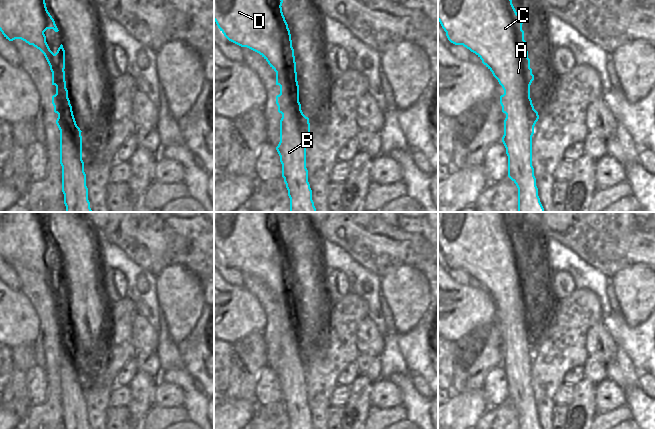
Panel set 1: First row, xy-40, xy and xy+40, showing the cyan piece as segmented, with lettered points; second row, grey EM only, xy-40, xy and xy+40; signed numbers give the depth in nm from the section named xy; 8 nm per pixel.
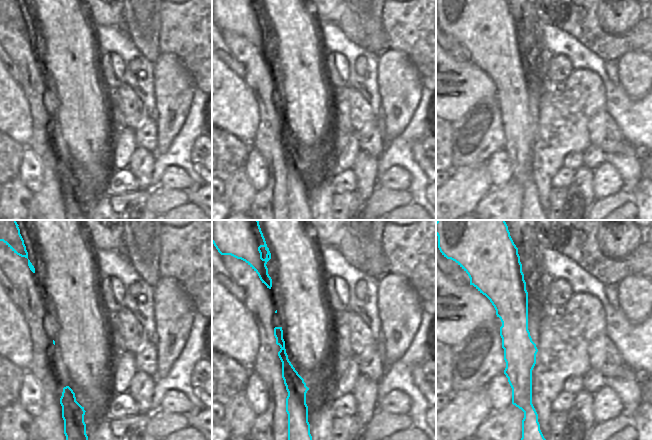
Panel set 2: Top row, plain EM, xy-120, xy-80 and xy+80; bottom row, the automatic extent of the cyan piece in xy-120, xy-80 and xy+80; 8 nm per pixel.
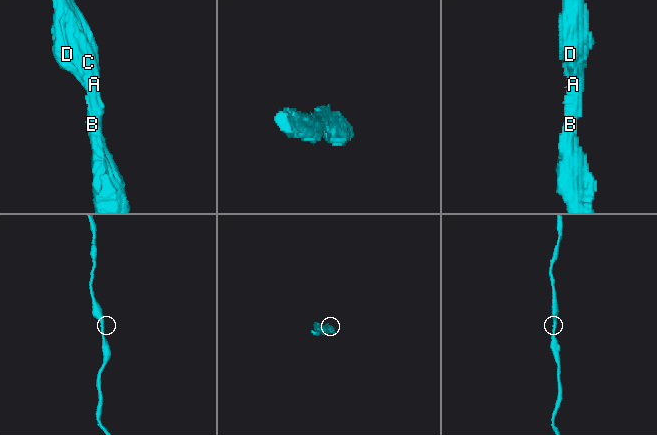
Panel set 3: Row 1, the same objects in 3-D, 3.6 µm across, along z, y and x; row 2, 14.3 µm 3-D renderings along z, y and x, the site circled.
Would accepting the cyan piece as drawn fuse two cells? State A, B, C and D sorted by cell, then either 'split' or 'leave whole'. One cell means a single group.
A B C D | leave whole

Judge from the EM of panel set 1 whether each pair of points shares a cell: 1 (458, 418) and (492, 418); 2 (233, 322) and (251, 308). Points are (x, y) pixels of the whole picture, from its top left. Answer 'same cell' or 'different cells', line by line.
1: different cells
2: same cell

